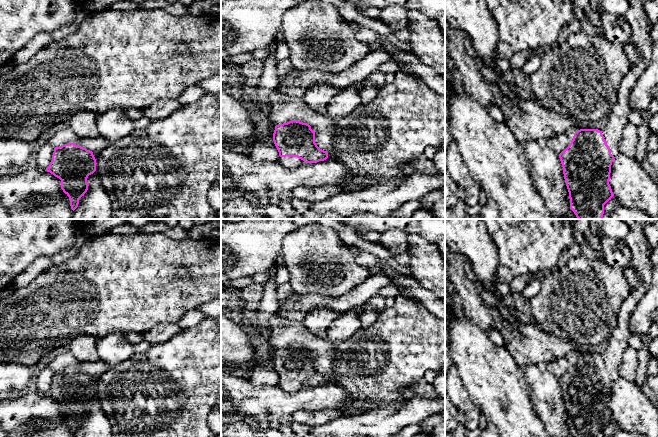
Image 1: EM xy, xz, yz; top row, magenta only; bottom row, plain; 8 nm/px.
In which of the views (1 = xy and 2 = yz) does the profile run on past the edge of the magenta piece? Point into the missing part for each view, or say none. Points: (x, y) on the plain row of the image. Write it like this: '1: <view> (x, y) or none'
1: none
2: yz (640, 260)

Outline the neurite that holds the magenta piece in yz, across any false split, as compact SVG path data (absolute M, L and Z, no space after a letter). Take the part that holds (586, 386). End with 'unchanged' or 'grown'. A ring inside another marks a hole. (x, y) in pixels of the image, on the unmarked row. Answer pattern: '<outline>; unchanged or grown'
M634 219L625 237L631 250L630 266L640 276L640 283L630 289L629 297L618 311L618 326L602 354L580 353L569 370L559 378L570 433L574 437L604 437L604 429L614 420L609 408L611 389L619 379L618 367L631 335L630 317L651 282L650 249L644 235L646 219Z; grown

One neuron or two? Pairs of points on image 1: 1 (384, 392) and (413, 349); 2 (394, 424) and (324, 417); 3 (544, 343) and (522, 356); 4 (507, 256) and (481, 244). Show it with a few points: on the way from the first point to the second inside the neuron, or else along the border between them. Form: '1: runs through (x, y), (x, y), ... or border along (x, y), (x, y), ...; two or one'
1: runs through (384, 381), (384, 378), (402, 360); one
2: border along (340, 416), (313, 426); two
3: runs through (539, 346), (532, 346), (527, 351); one
4: border along (487, 229), (491, 240), (496, 246), (496, 275); two

